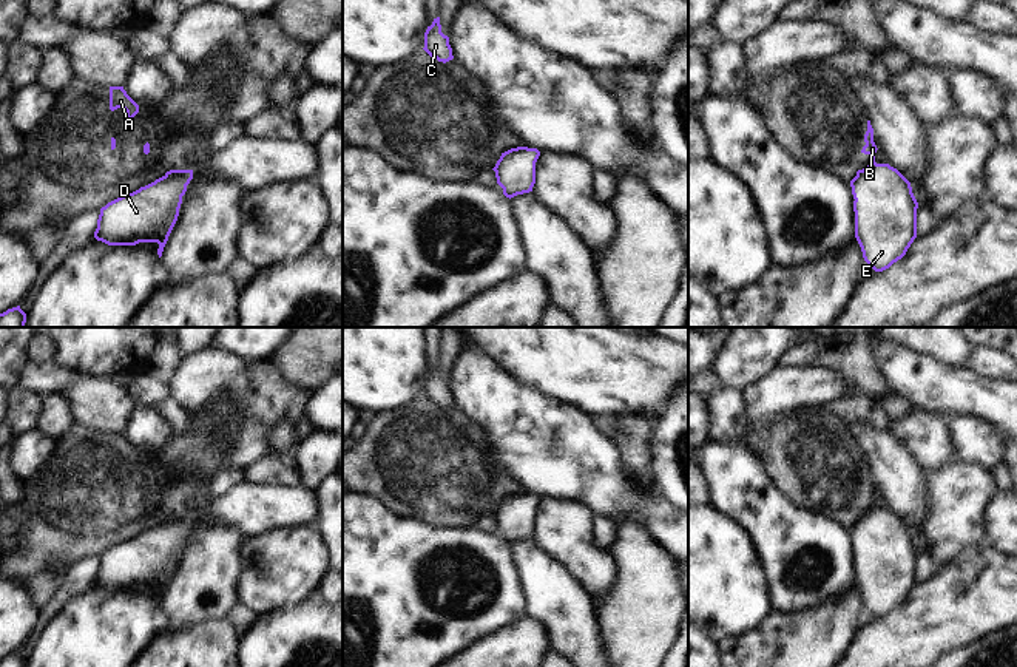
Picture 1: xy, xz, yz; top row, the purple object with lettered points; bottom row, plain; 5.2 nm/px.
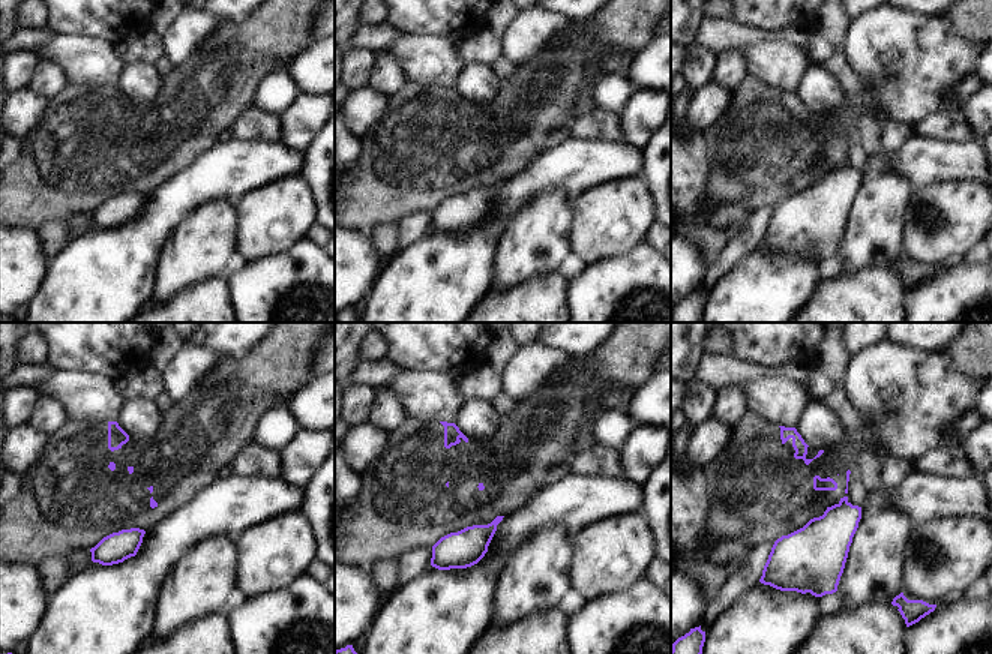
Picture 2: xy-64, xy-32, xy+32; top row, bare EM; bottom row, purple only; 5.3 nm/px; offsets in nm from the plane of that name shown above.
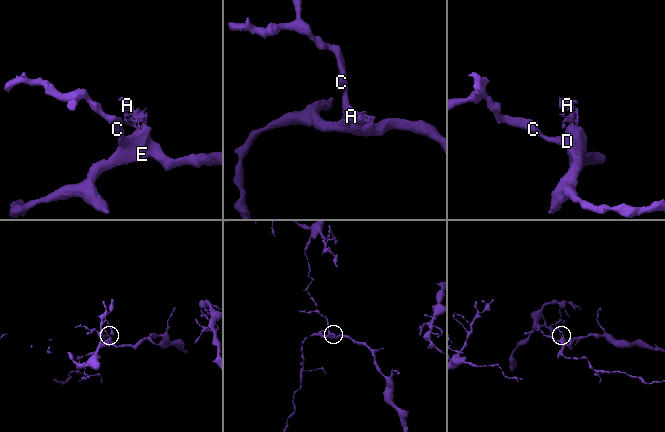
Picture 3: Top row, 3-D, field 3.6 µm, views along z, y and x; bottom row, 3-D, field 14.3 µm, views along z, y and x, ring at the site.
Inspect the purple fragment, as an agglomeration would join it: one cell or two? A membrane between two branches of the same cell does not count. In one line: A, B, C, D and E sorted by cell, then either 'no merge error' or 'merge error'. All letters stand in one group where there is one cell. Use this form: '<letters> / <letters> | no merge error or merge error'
A B / C D E | merge error

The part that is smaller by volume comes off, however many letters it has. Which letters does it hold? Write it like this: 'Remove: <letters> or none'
Remove: A, B.

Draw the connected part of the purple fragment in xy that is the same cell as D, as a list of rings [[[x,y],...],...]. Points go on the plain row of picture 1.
[[[177,516],[100,554],[94,584],[108,591],[157,588],[162,602],[193,516]]]

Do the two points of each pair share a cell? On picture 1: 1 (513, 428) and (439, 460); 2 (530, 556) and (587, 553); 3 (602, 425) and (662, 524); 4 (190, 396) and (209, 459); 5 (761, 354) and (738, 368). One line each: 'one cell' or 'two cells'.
1: two cells
2: two cells
3: two cells
4: two cells
5: one cell

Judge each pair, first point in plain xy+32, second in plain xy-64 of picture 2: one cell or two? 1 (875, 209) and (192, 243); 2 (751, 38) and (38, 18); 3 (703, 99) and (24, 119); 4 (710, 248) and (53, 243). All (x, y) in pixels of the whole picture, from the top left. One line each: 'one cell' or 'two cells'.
1: one cell
2: two cells
3: one cell
4: one cell

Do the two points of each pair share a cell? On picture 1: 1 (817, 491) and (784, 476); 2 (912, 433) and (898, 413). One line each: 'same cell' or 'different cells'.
1: same cell
2: different cells

